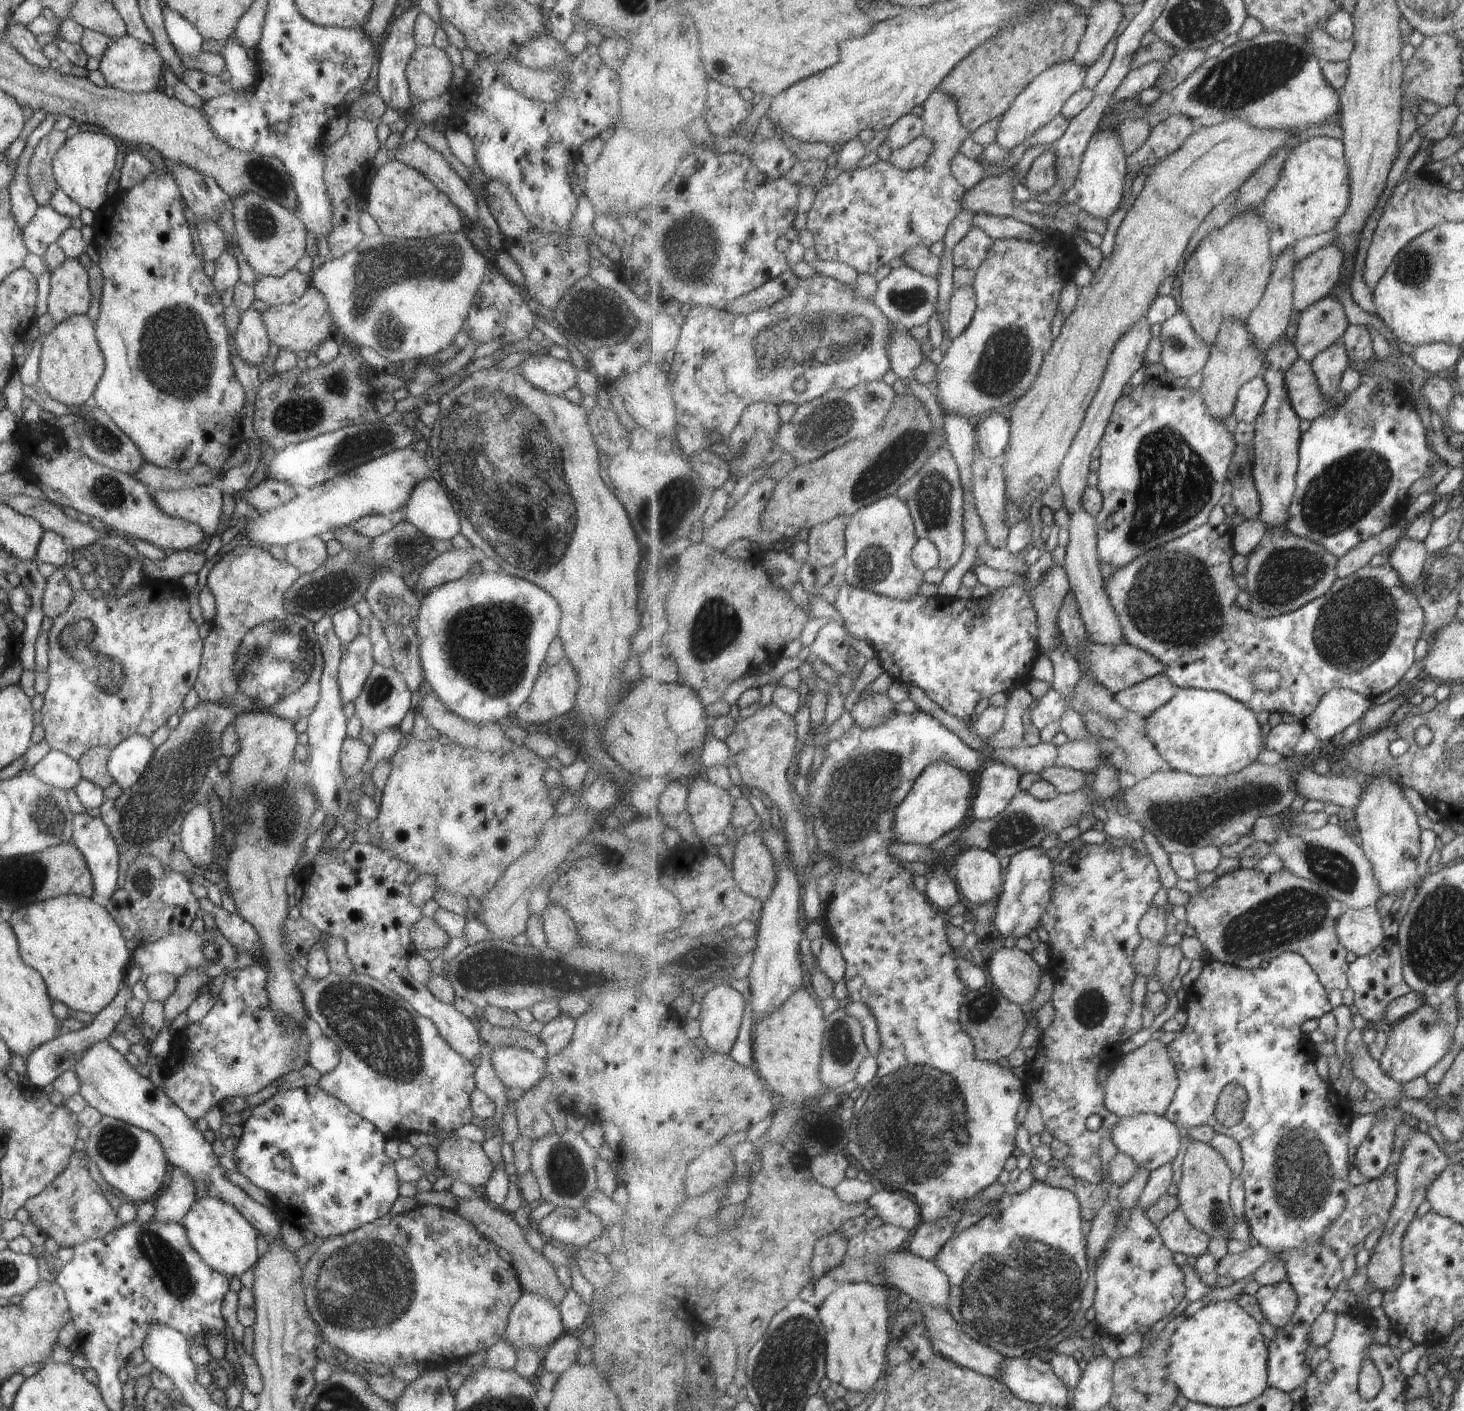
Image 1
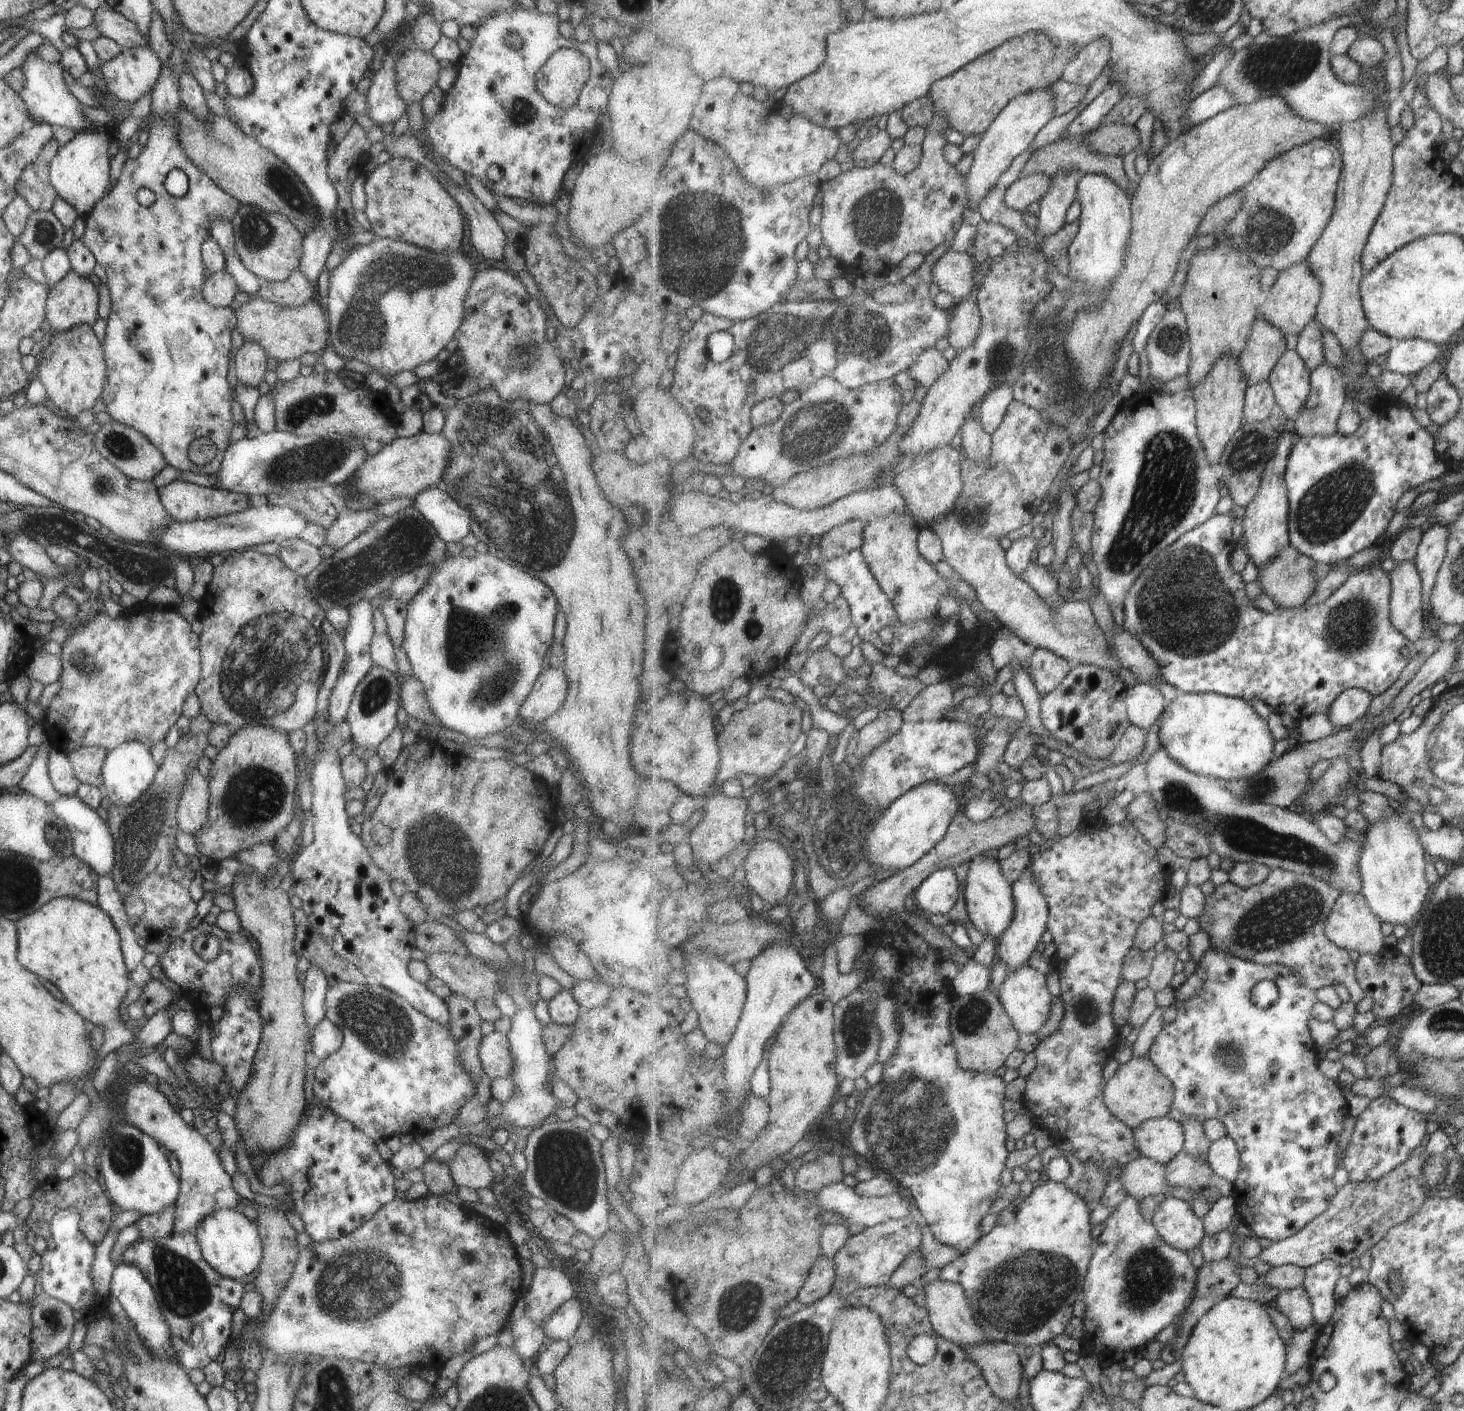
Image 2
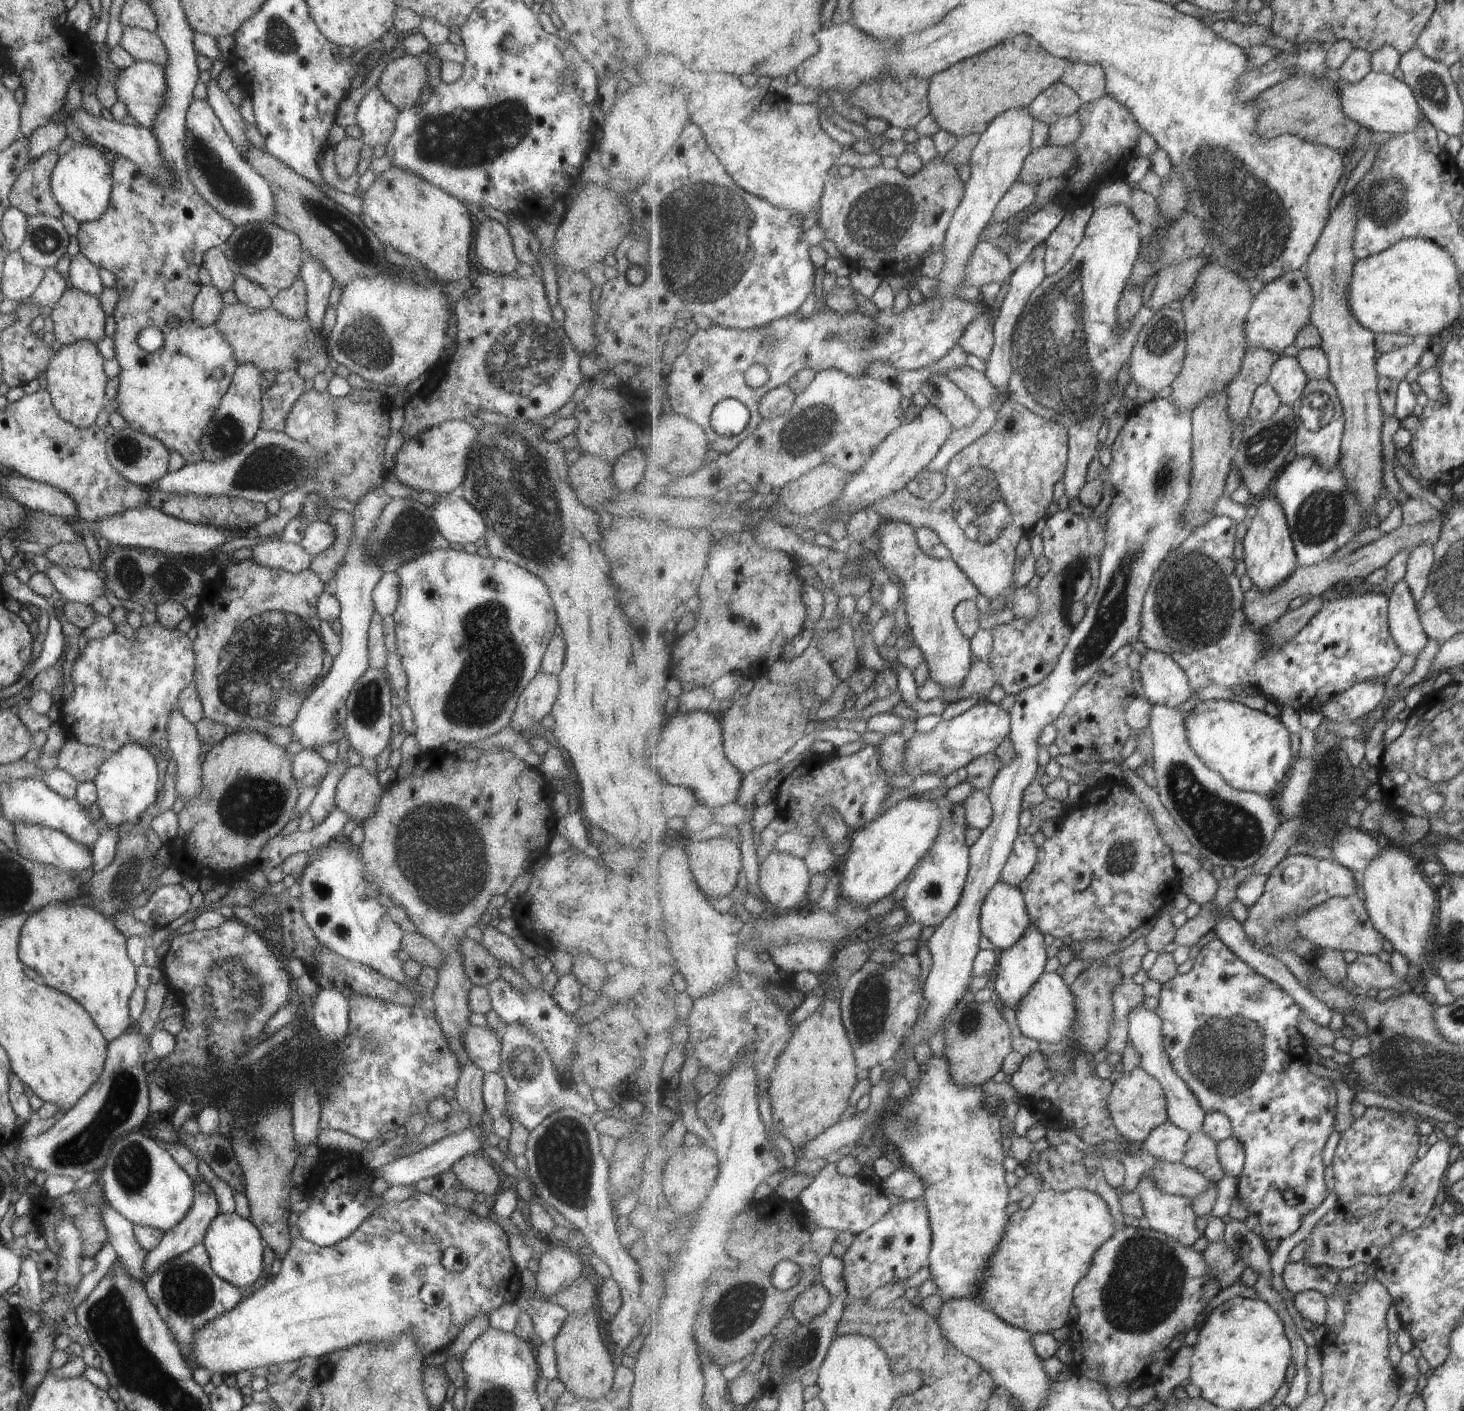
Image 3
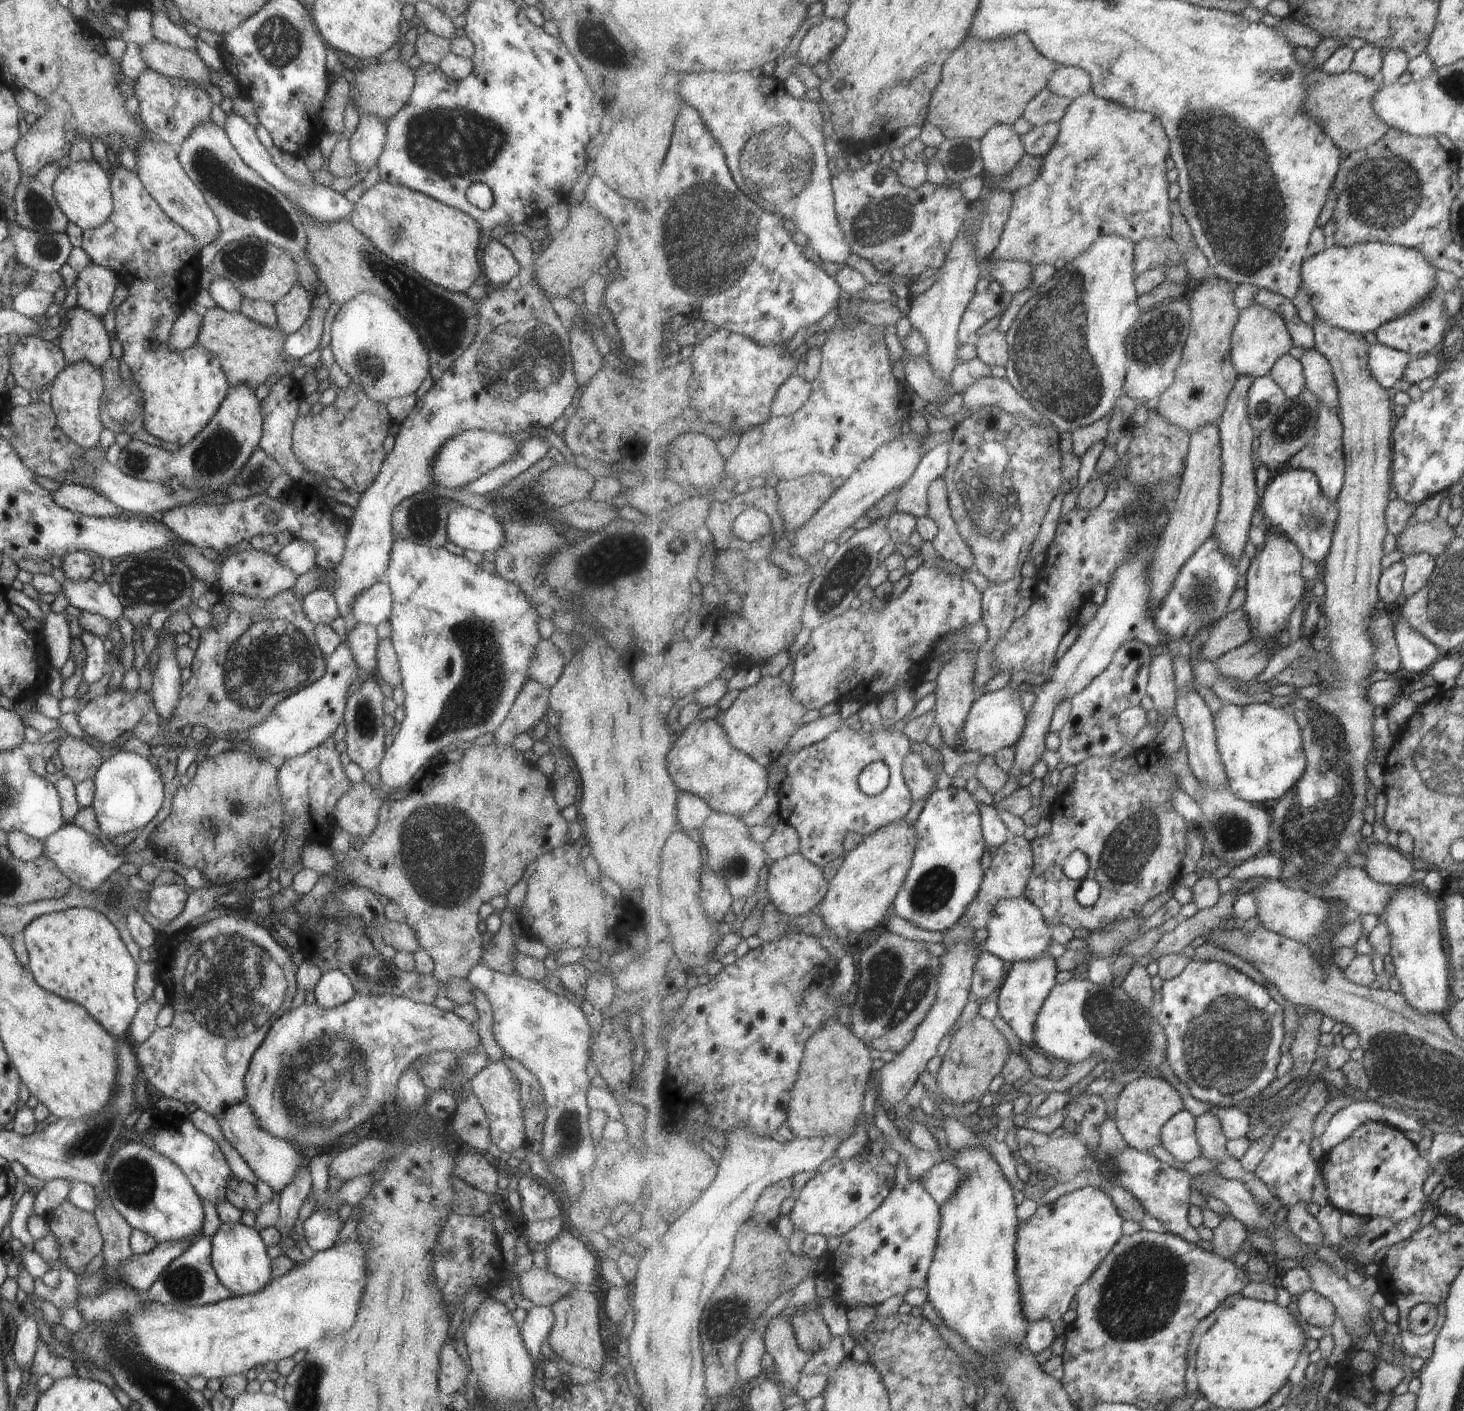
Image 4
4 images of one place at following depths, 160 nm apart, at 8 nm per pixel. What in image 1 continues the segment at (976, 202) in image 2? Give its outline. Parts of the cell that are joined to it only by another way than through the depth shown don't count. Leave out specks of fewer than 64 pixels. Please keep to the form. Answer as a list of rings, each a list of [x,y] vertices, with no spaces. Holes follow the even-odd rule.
[[[1074,59],[1063,61],[1050,66],[1042,72],[1021,95],[1015,100],[1014,106],[1003,116],[997,143],[1008,151],[1017,148],[1022,142],[1032,137],[1041,127],[1048,125],[1059,113],[1064,104],[1085,84],[1087,67],[1080,65]]]

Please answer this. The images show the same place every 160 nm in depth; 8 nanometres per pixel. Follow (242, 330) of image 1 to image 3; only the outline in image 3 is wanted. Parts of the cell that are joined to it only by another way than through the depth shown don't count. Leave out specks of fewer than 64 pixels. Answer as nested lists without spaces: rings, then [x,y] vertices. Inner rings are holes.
[[[239,363],[236,365],[231,384],[221,397],[217,410],[211,417],[210,423],[203,429],[203,434],[199,439],[198,445],[203,454],[202,460],[212,463],[237,452],[259,430],[261,412],[259,375],[261,372],[254,364]]]

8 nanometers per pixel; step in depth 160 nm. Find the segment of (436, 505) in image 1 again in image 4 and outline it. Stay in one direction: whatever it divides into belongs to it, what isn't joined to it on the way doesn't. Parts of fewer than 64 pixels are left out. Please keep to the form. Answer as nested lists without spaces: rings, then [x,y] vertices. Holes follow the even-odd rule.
[[[459,505],[448,512],[446,538],[463,550],[494,554],[504,541],[504,530],[486,510]]]

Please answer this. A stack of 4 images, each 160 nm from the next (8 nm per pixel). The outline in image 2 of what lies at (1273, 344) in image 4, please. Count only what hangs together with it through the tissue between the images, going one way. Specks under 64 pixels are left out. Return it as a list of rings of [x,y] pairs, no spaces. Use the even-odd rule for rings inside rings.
[[[1309,260],[1294,264],[1291,268],[1280,271],[1277,282],[1267,293],[1260,314],[1279,327],[1284,333],[1299,336],[1308,324],[1316,318],[1316,312],[1322,299],[1322,280],[1312,269]]]

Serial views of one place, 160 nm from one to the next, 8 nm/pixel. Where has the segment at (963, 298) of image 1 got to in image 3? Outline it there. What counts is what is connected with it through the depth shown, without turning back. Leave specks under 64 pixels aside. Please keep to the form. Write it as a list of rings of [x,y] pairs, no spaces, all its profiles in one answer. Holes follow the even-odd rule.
[[[983,314],[973,320],[958,343],[967,354],[975,355],[987,362],[995,344],[993,323],[989,316]]]

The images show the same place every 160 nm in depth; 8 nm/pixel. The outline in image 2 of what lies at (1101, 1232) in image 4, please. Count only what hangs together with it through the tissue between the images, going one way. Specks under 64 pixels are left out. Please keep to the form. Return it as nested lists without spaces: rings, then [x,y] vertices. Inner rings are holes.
[[[1041,1180],[1035,1184],[1032,1193],[1028,1197],[1016,1198],[1007,1208],[998,1212],[998,1221],[993,1229],[986,1235],[983,1235],[975,1244],[970,1248],[970,1251],[961,1253],[958,1257],[945,1265],[941,1269],[942,1279],[958,1284],[964,1288],[970,1300],[970,1310],[974,1314],[976,1323],[984,1330],[984,1335],[995,1343],[1013,1343],[1014,1345],[1024,1348],[1029,1347],[1034,1350],[1043,1348],[1051,1340],[1055,1340],[1057,1336],[1061,1336],[1063,1332],[1068,1332],[1069,1322],[1073,1322],[1073,1304],[1077,1302],[1079,1294],[1083,1292],[1083,1287],[1086,1282],[1085,1276],[1090,1271],[1089,1262],[1091,1262],[1094,1255],[1095,1246],[1093,1244],[1093,1225],[1091,1225],[1091,1210],[1087,1206],[1086,1201],[1073,1192],[1064,1182],[1058,1183],[1050,1180]]]

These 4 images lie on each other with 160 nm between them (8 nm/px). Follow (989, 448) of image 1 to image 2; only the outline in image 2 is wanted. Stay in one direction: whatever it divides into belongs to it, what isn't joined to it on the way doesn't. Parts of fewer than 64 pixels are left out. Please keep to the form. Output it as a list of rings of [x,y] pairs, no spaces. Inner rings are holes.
[[[1000,386],[990,392],[980,407],[980,421],[985,432],[991,436],[1001,426],[1009,405],[1014,401],[1014,387]]]

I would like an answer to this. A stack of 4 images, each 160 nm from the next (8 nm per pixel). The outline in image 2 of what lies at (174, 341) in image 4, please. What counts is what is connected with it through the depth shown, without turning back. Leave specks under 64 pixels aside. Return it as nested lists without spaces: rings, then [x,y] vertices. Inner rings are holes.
[[[221,269],[205,277],[202,286],[202,295],[205,302],[212,307],[227,307],[238,291],[233,277]]]

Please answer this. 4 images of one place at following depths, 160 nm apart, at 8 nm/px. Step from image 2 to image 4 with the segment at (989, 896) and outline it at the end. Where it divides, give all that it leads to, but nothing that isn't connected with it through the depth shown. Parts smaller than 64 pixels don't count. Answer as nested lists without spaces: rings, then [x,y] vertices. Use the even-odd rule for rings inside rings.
[[[1005,897],[996,904],[986,928],[988,936],[982,949],[1002,958],[1007,964],[1042,957],[1049,948],[1051,929],[1038,906],[1023,897]]]

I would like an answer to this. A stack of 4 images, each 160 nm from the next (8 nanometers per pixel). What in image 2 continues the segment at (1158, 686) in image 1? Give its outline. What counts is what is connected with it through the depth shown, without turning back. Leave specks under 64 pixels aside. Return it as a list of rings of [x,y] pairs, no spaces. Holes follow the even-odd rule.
[[[1139,683],[1127,689],[1126,703],[1132,724],[1148,730],[1163,714],[1168,701],[1157,686]]]

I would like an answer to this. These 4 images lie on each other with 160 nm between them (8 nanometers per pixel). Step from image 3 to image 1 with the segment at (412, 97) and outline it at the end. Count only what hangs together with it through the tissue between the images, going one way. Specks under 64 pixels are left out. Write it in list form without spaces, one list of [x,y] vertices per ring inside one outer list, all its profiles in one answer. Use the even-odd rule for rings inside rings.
[[[433,44],[415,47],[404,68],[408,93],[420,101],[441,96],[450,83],[451,66],[443,49]]]

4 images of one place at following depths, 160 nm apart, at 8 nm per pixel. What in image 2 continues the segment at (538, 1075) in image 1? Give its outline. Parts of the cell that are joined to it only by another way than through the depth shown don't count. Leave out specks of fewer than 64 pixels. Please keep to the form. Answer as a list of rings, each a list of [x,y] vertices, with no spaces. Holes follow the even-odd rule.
[[[493,1031],[482,1036],[478,1044],[478,1059],[484,1074],[491,1080],[509,1077],[512,1060],[505,1034]]]

